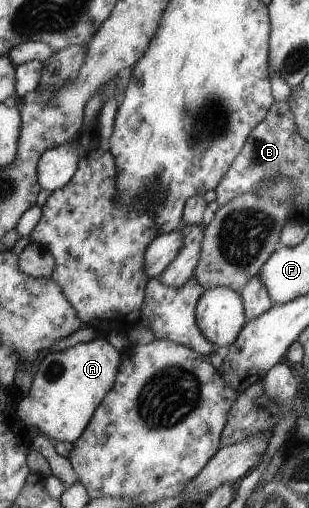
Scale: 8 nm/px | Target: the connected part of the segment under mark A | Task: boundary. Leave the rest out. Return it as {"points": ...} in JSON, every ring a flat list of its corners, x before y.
{"points":[[105,337,78,343,65,351,42,357,33,375,28,395,18,403,18,418,26,427,36,427,54,442,74,444,81,438,94,411,114,387,120,367,120,352]]}

